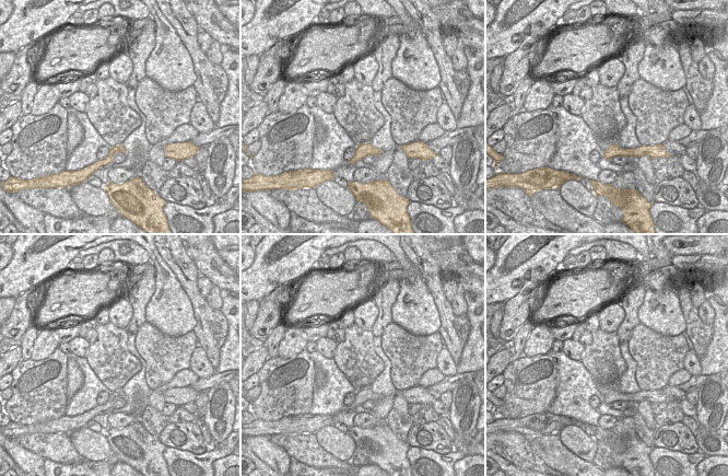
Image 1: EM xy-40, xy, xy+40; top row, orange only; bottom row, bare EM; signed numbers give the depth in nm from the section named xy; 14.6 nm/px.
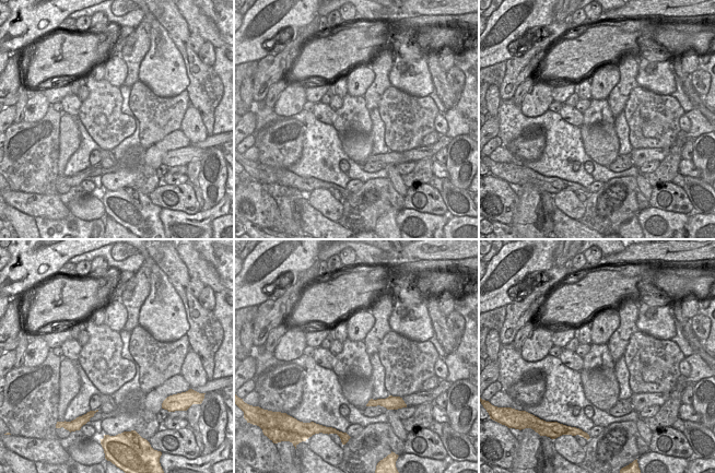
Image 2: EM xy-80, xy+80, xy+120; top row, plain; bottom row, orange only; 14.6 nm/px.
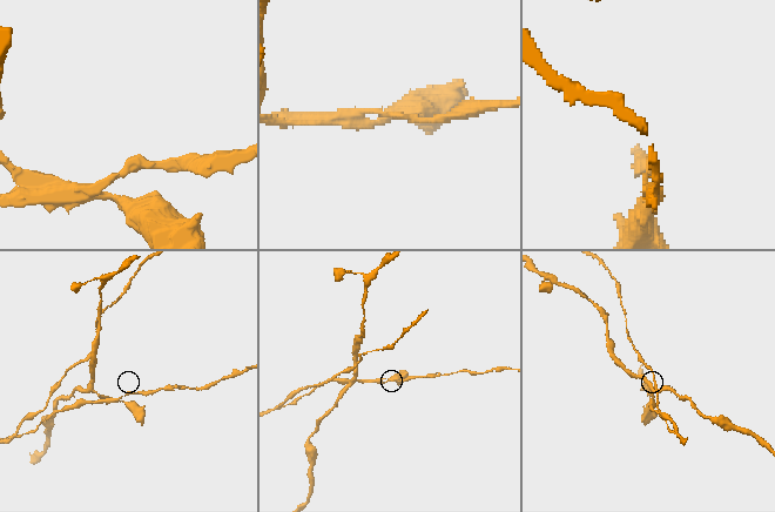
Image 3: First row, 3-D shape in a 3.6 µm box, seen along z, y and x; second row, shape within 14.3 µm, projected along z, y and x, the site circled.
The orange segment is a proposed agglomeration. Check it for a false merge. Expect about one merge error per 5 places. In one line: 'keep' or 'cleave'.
cleave

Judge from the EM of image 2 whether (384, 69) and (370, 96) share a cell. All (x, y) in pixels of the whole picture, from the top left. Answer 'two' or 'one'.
one

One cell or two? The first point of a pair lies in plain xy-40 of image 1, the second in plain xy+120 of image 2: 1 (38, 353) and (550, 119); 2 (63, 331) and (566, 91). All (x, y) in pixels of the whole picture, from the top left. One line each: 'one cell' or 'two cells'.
1: two cells
2: one cell

